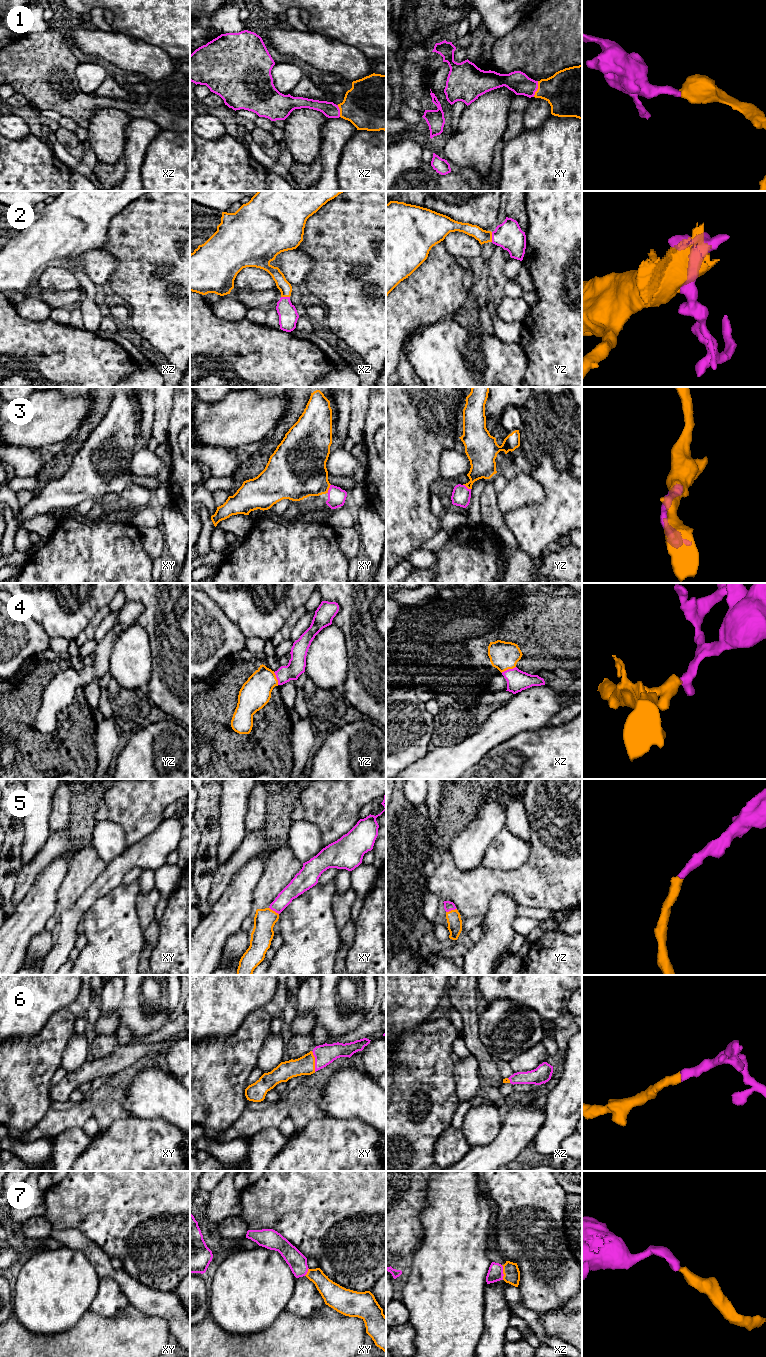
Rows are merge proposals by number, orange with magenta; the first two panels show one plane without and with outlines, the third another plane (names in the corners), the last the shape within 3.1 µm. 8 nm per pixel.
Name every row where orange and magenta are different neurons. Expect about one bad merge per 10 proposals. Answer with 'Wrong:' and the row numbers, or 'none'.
Wrong: none

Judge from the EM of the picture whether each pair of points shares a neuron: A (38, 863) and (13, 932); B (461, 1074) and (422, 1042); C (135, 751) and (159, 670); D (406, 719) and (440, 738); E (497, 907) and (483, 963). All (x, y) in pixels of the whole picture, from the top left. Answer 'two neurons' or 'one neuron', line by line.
A: two neurons
B: two neurons
C: two neurons
D: two neurons
E: one neuron

